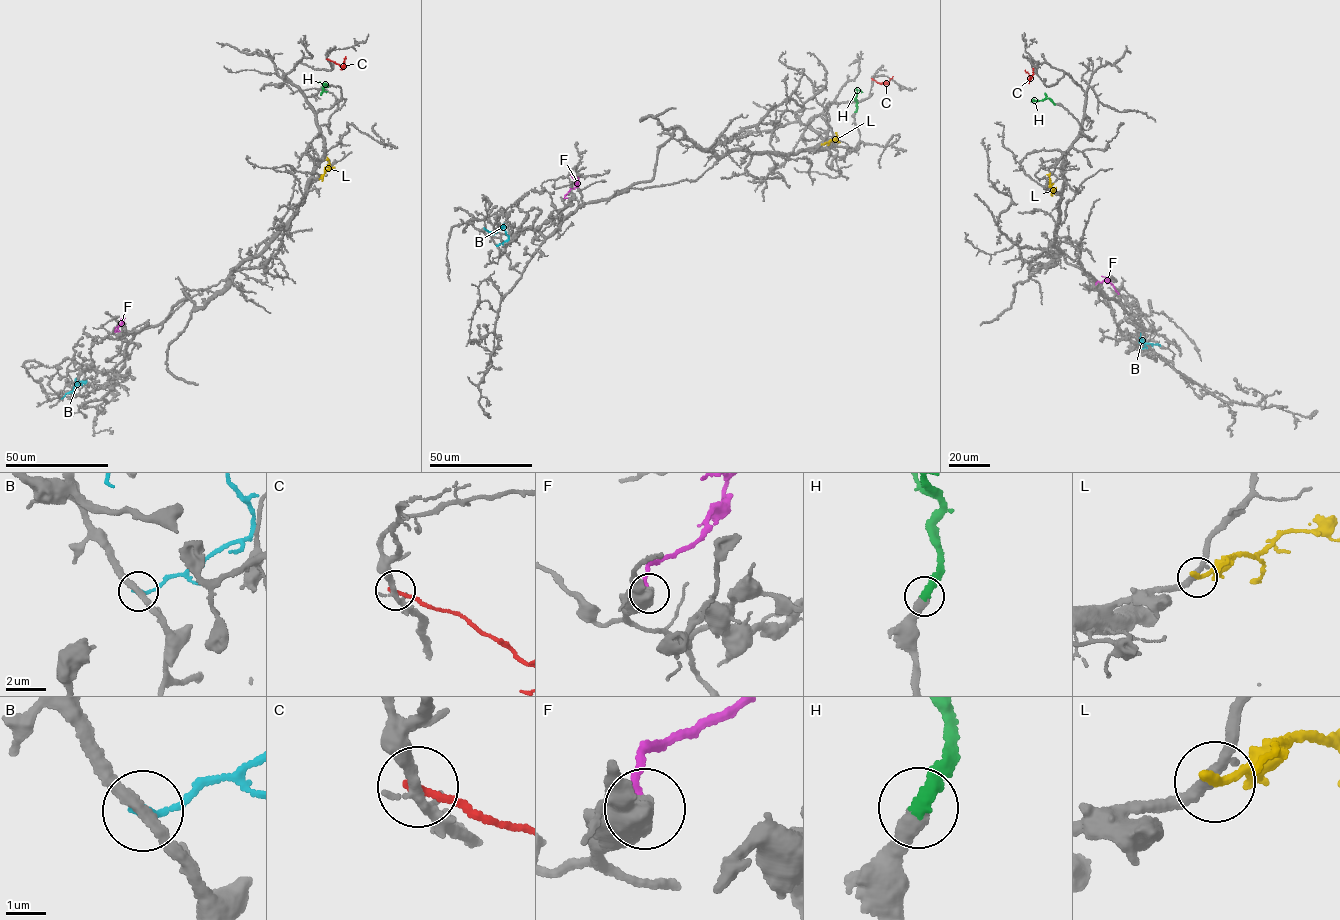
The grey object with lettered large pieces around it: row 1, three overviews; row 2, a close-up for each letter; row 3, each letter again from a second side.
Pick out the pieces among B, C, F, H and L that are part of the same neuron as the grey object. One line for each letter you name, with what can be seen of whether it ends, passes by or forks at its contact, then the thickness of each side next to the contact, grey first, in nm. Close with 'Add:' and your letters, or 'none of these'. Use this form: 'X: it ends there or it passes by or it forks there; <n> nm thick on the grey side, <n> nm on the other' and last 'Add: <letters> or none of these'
H: it ends there; 400 nm thick on the grey side, 320 nm on the other
Add: H

